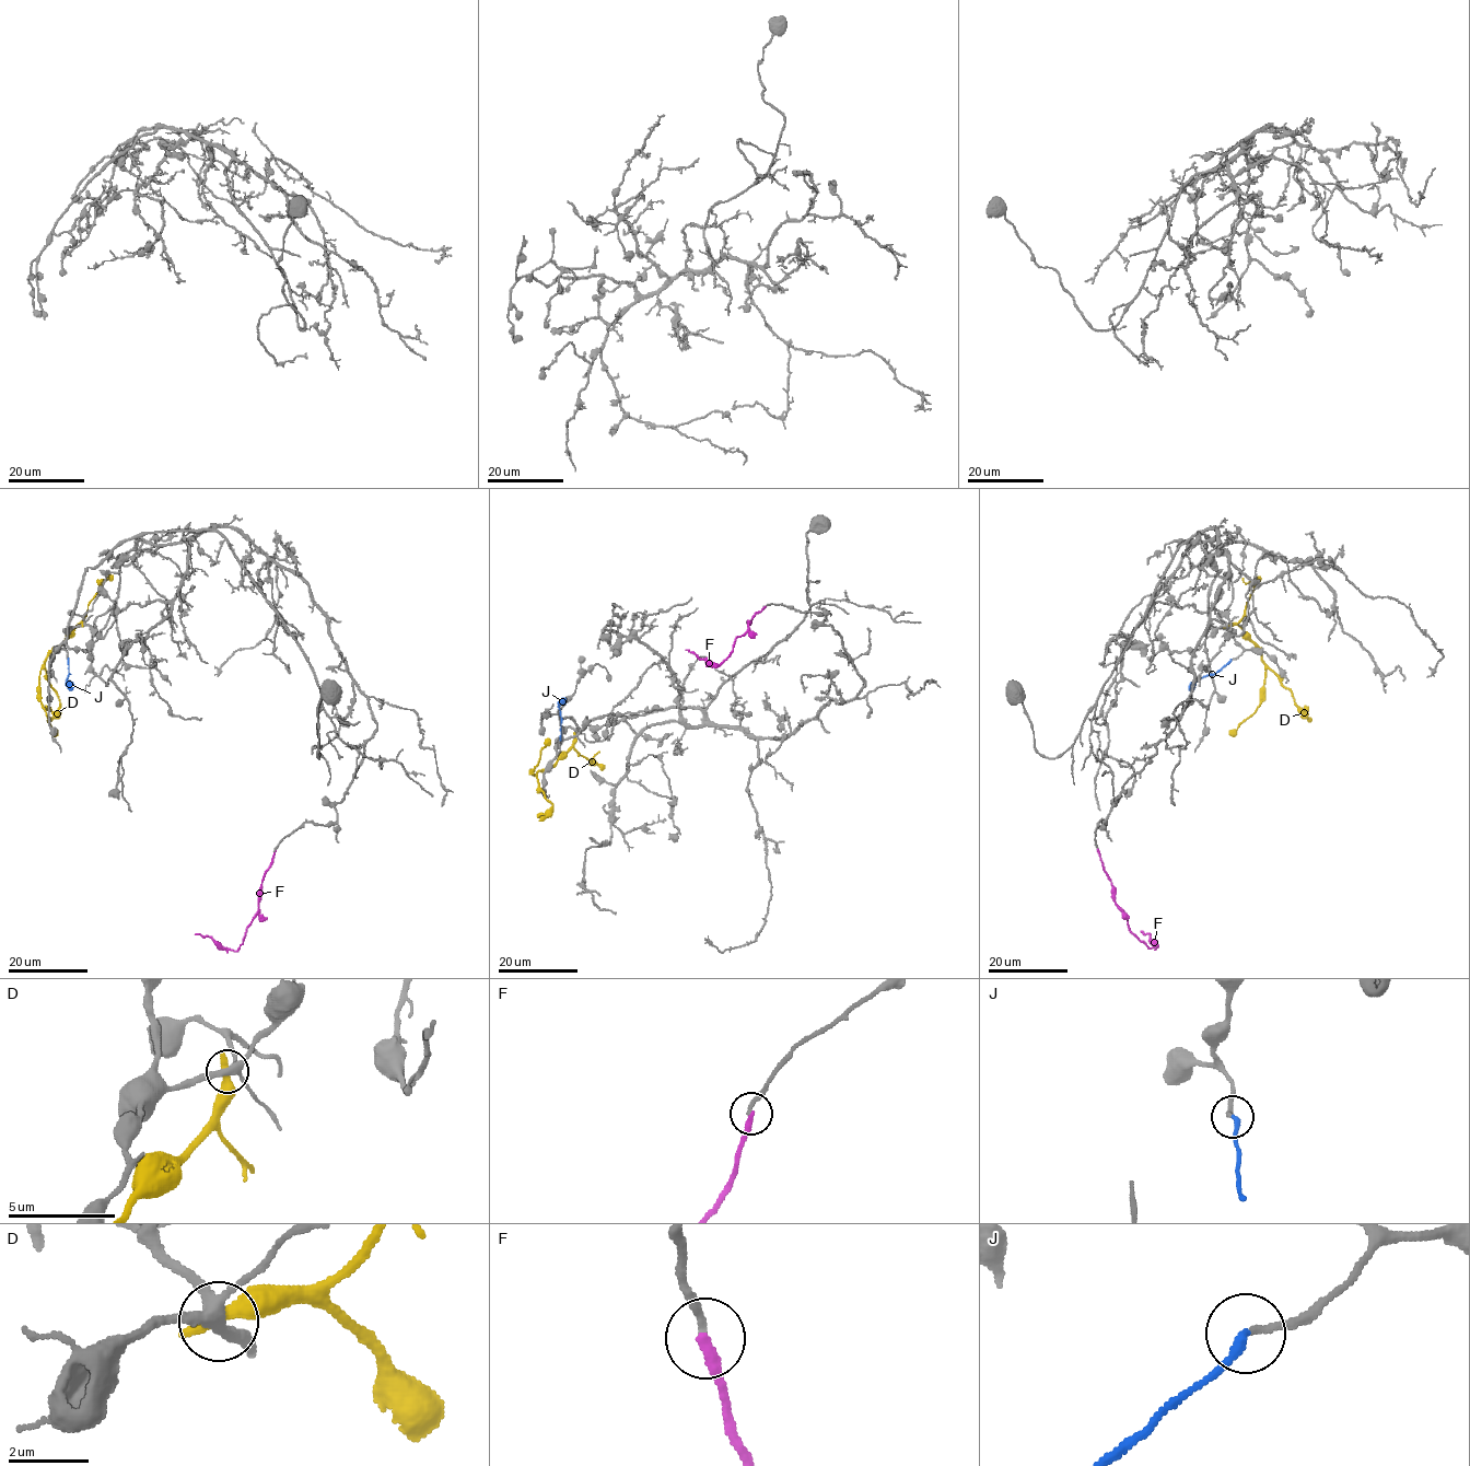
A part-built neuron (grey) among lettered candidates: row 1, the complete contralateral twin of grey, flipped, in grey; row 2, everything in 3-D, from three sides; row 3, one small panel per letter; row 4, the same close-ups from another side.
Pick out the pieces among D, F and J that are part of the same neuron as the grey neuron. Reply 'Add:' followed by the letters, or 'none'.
Add: J

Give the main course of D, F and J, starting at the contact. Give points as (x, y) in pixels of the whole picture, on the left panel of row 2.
D: (82, 625), (81, 623), (55, 647), (41, 670), (38, 700), (56, 734)
F: (275, 851), (261, 883), (258, 911), (235, 951), (221, 947), (209, 937), (195, 934)
J: (68, 658), (67, 684), (71, 690)

